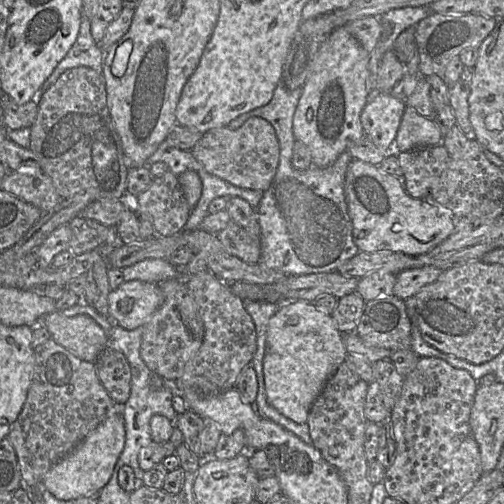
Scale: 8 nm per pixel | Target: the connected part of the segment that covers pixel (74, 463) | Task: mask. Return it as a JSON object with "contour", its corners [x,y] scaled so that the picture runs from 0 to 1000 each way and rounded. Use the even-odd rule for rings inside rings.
{"contour":[[[240,808],[218,821],[135,903],[105,925],[81,958],[119,992],[149,992],[200,974],[214,958],[248,881],[248,841]]]}

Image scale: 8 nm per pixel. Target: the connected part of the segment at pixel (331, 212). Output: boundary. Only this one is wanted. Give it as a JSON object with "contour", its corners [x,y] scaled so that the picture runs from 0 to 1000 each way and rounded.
{"contour":[[[556,161],[540,196],[528,208],[484,224],[460,238],[450,252],[458,258],[476,254],[494,234],[516,232],[532,240],[544,254],[554,282],[554,321],[548,345],[536,371],[522,381],[508,417],[510,437],[518,452],[518,510],[510,524],[538,536],[562,540],[571,548],[605,544],[655,542],[712,502],[700,478],[700,448],[690,423],[683,381],[687,339],[700,317],[690,298],[679,302],[667,319],[647,333],[617,327],[607,337],[589,337],[577,325],[585,274],[581,266],[581,232],[599,177],[571,179]]]}

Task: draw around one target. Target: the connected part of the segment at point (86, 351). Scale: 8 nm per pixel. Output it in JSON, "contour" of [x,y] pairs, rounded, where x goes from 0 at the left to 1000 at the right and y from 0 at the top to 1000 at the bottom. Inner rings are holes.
{"contour":[[[119,615],[105,617],[85,629],[83,641],[95,653],[99,671],[167,716],[188,718],[214,685],[214,669],[206,655],[183,629],[171,623],[131,629]]]}

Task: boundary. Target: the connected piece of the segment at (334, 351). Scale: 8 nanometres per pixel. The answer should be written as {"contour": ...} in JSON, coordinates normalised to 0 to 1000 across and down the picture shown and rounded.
{"contour":[[[605,595],[558,605],[534,635],[522,712],[524,762],[532,800],[571,831],[591,841],[607,839],[623,796],[671,728],[685,718],[688,704],[683,663],[671,655],[657,625],[635,615],[625,601]]]}

